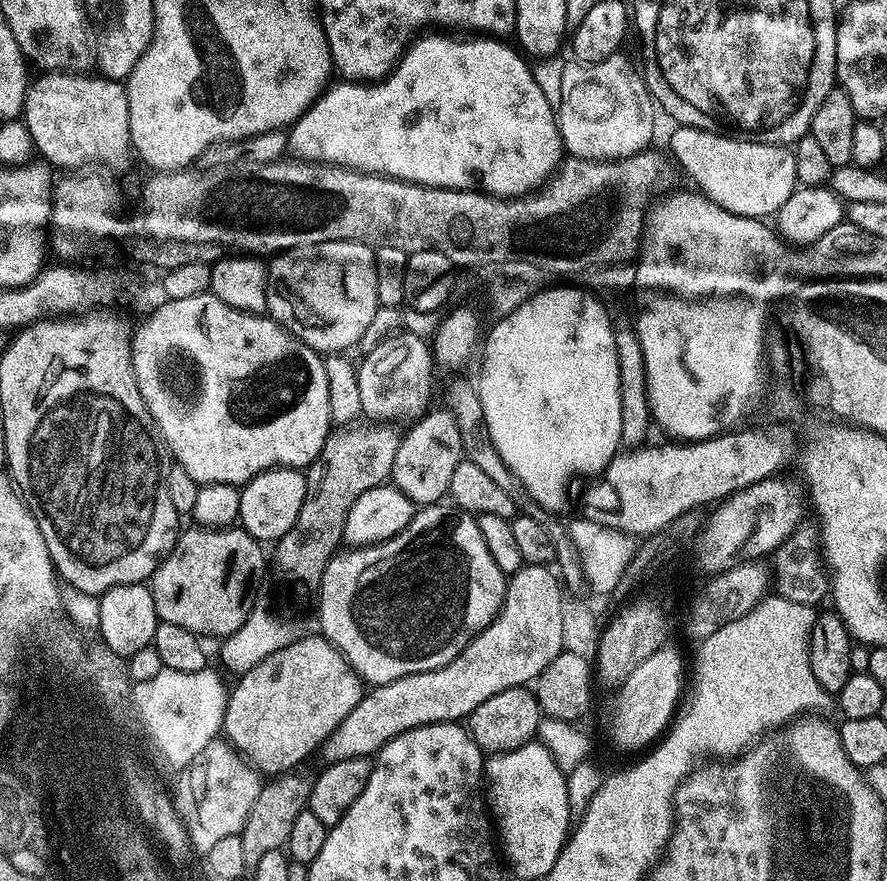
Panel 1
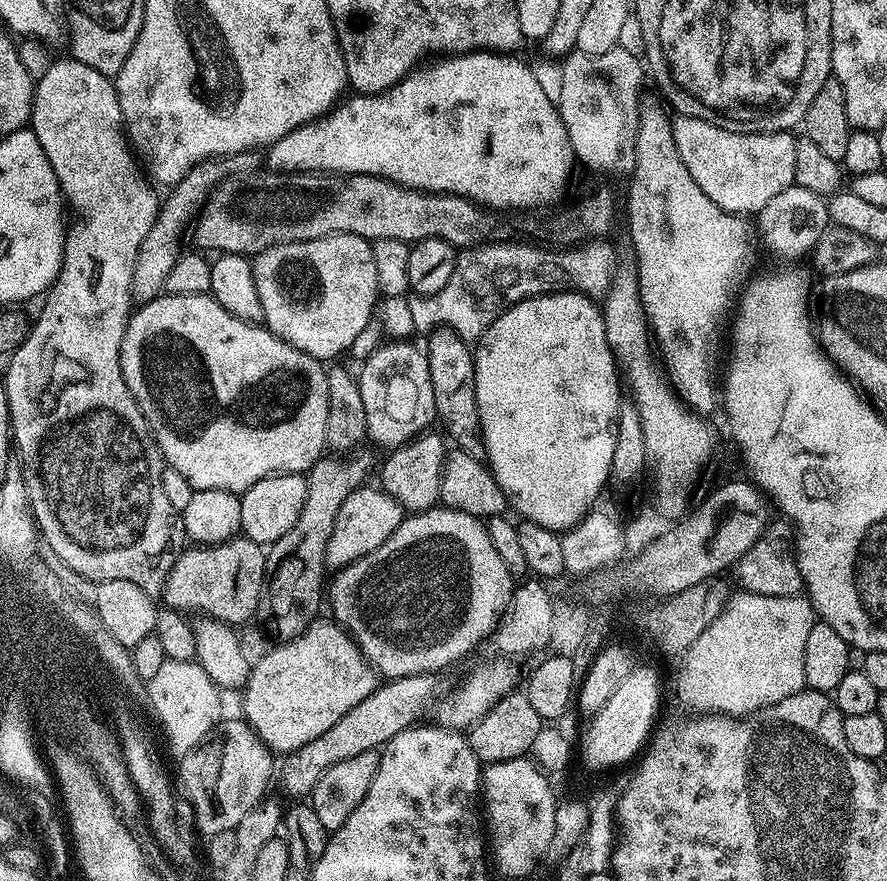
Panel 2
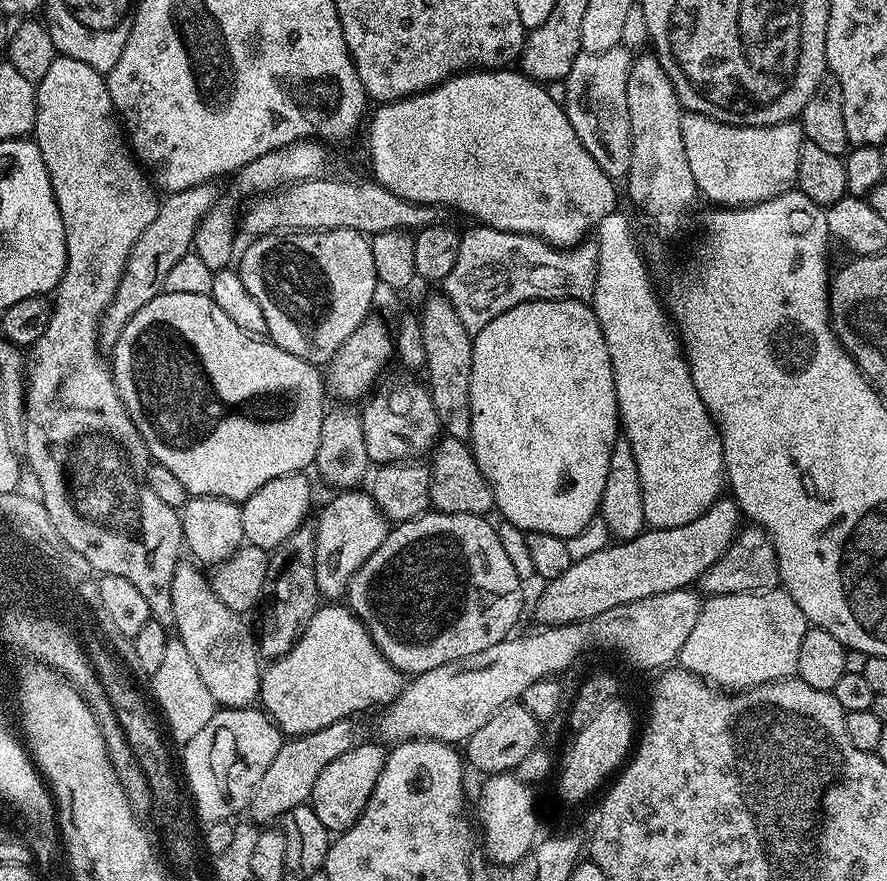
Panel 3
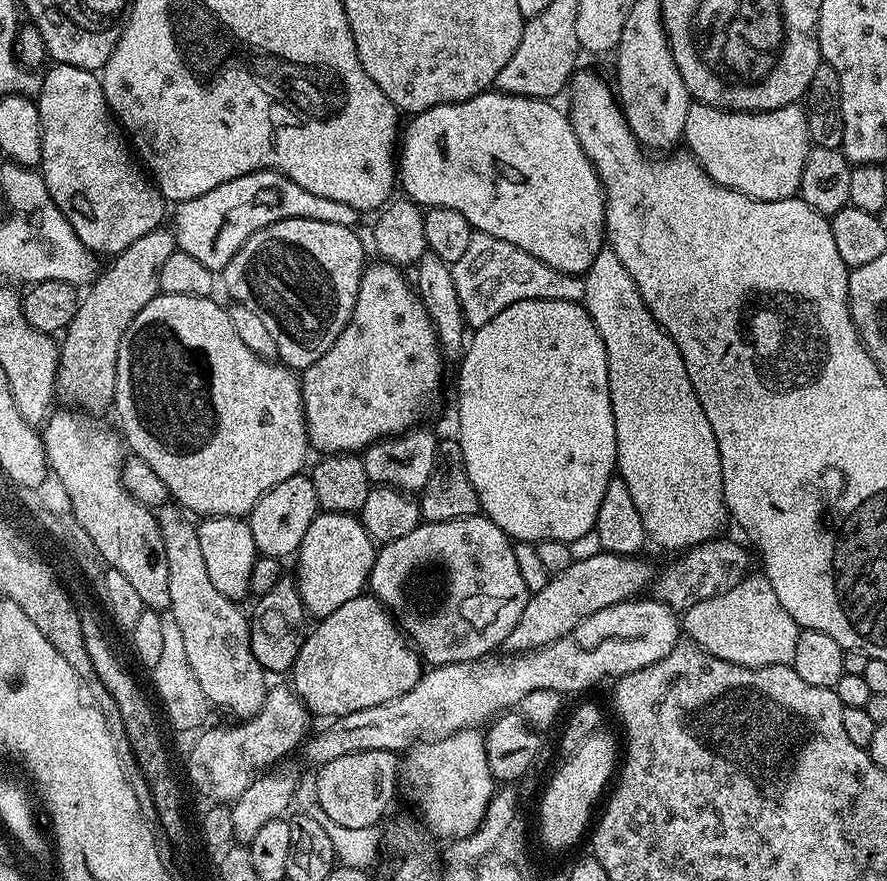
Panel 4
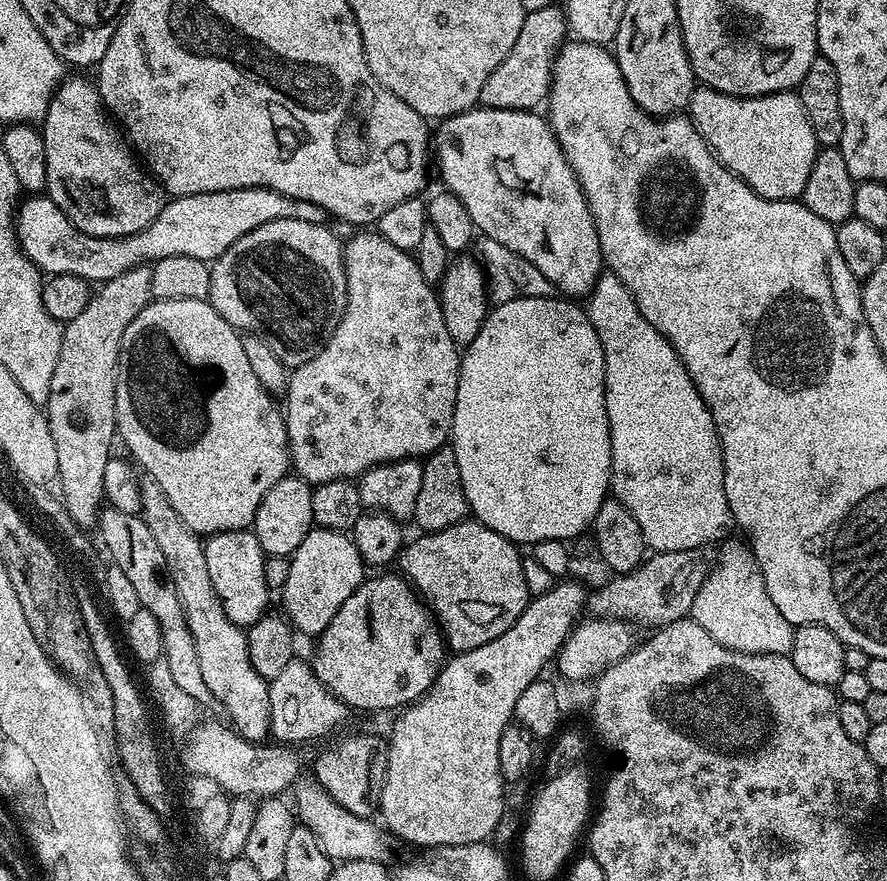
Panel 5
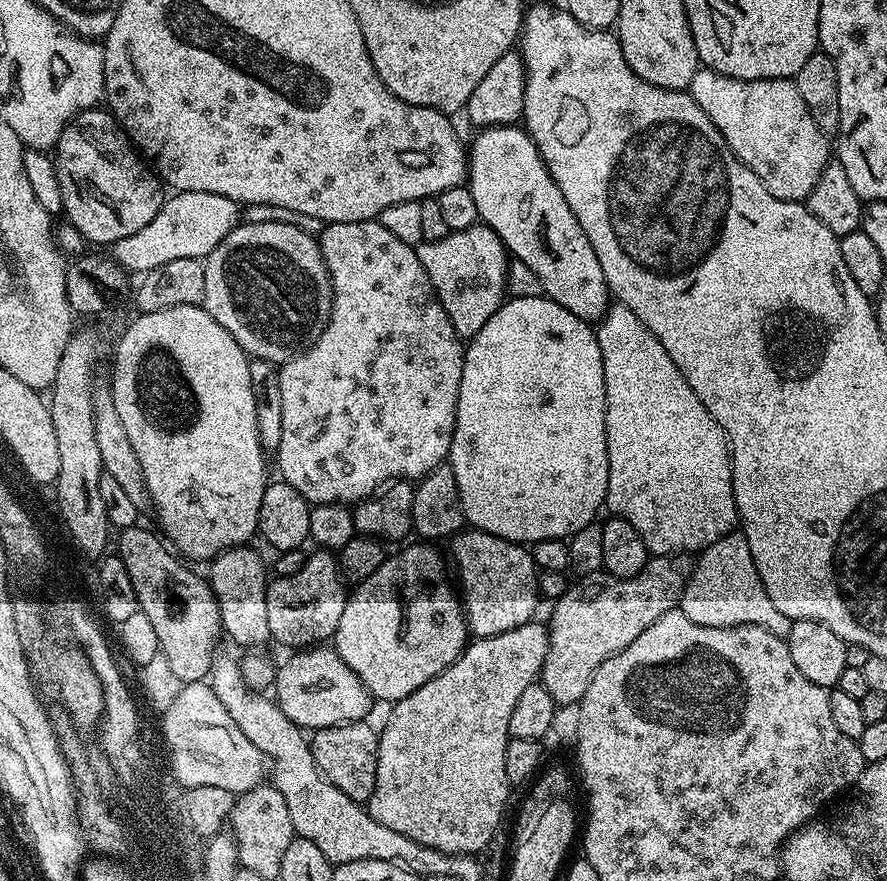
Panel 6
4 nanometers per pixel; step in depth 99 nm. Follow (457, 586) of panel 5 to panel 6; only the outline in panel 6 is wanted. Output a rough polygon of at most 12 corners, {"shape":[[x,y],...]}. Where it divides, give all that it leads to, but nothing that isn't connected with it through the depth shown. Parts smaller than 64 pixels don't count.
{"shape":[[479,530],[451,544],[473,637],[537,615],[525,545]]}

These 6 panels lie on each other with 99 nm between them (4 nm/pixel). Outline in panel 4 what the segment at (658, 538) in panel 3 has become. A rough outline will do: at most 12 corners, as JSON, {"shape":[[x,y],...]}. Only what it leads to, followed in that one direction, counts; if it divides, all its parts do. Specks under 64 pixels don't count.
{"shape":[[601,550],[529,595],[506,641],[545,648],[649,587],[639,555]]}

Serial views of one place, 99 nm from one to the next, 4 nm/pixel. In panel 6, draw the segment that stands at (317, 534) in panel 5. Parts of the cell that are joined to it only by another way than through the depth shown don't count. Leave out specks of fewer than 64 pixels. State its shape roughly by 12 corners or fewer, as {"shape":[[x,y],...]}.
{"shape":[[331,551],[273,579],[273,641],[304,650],[335,637],[346,588]]}

